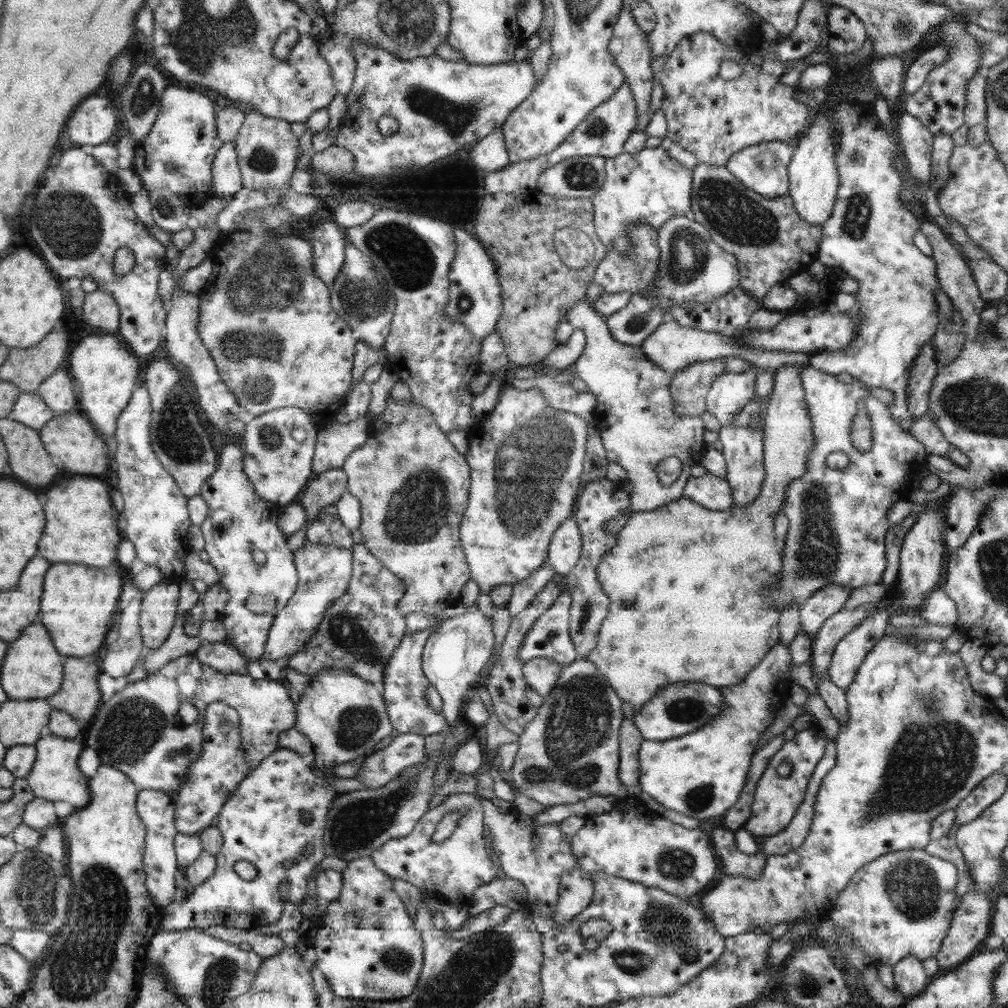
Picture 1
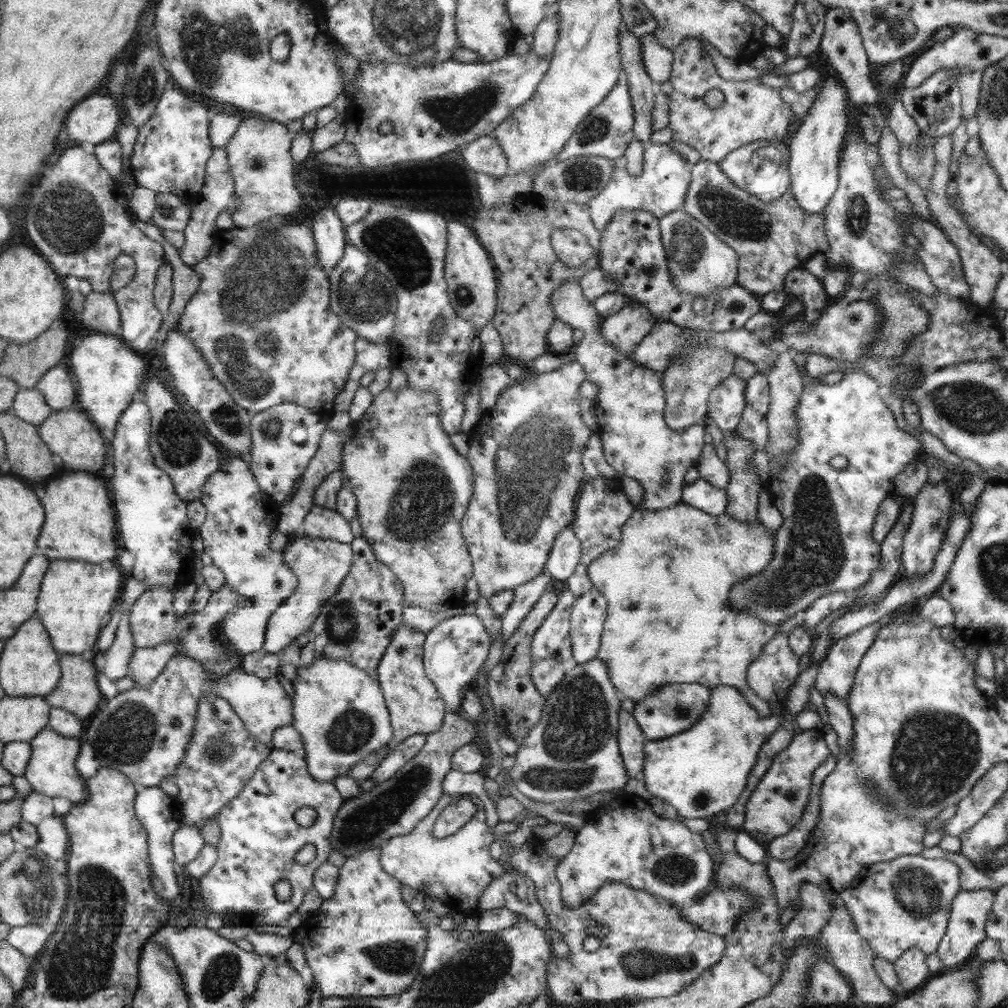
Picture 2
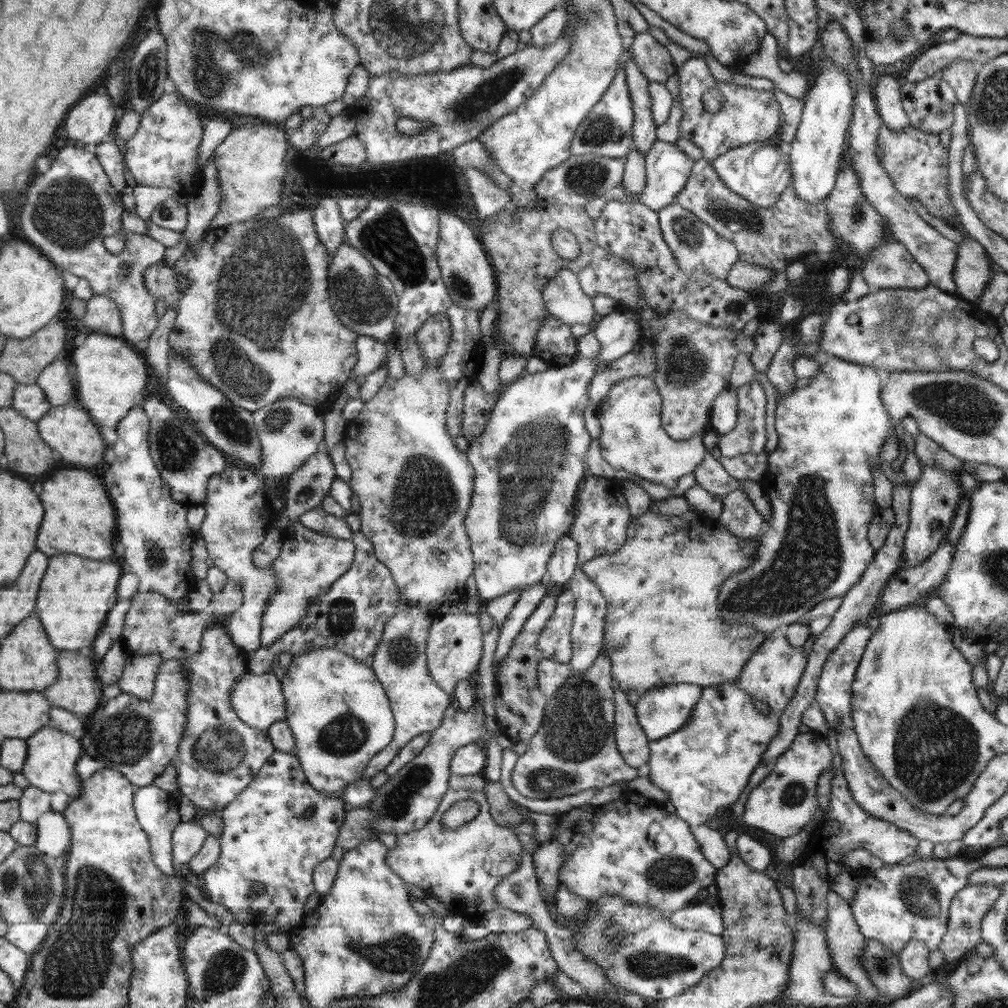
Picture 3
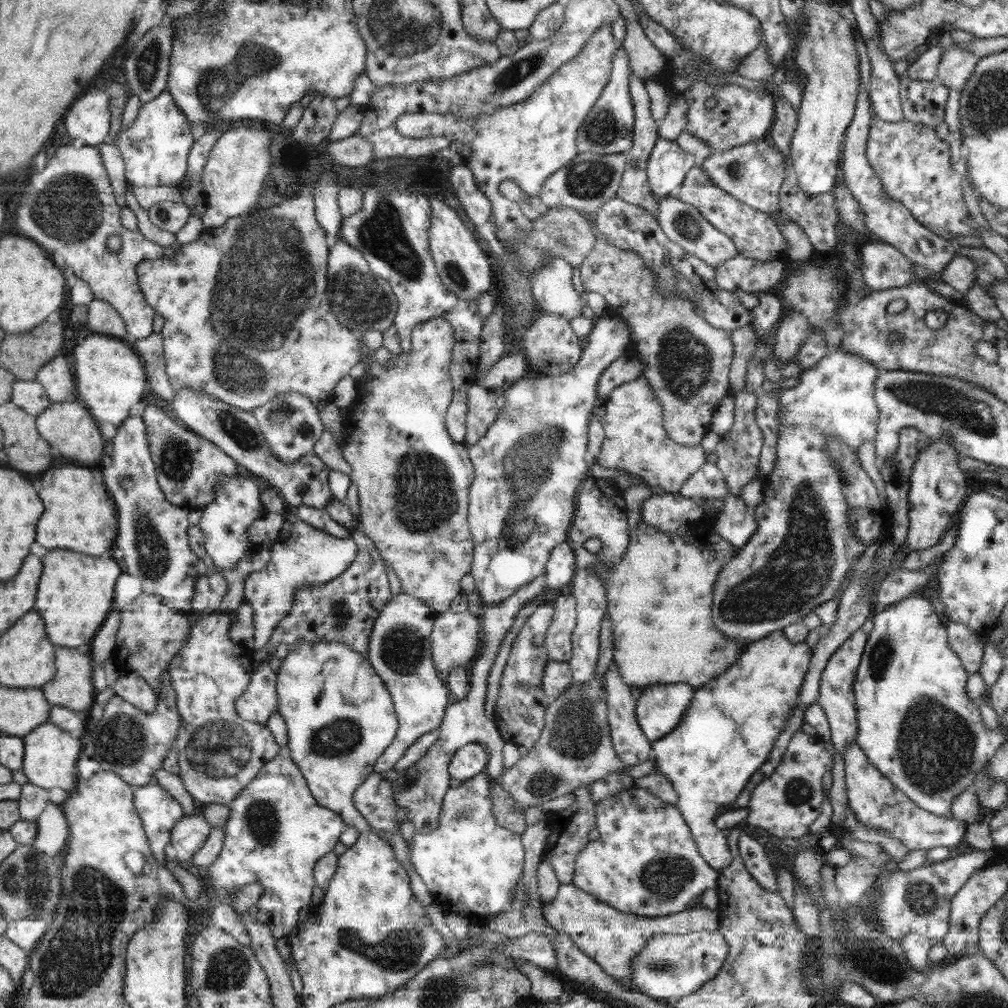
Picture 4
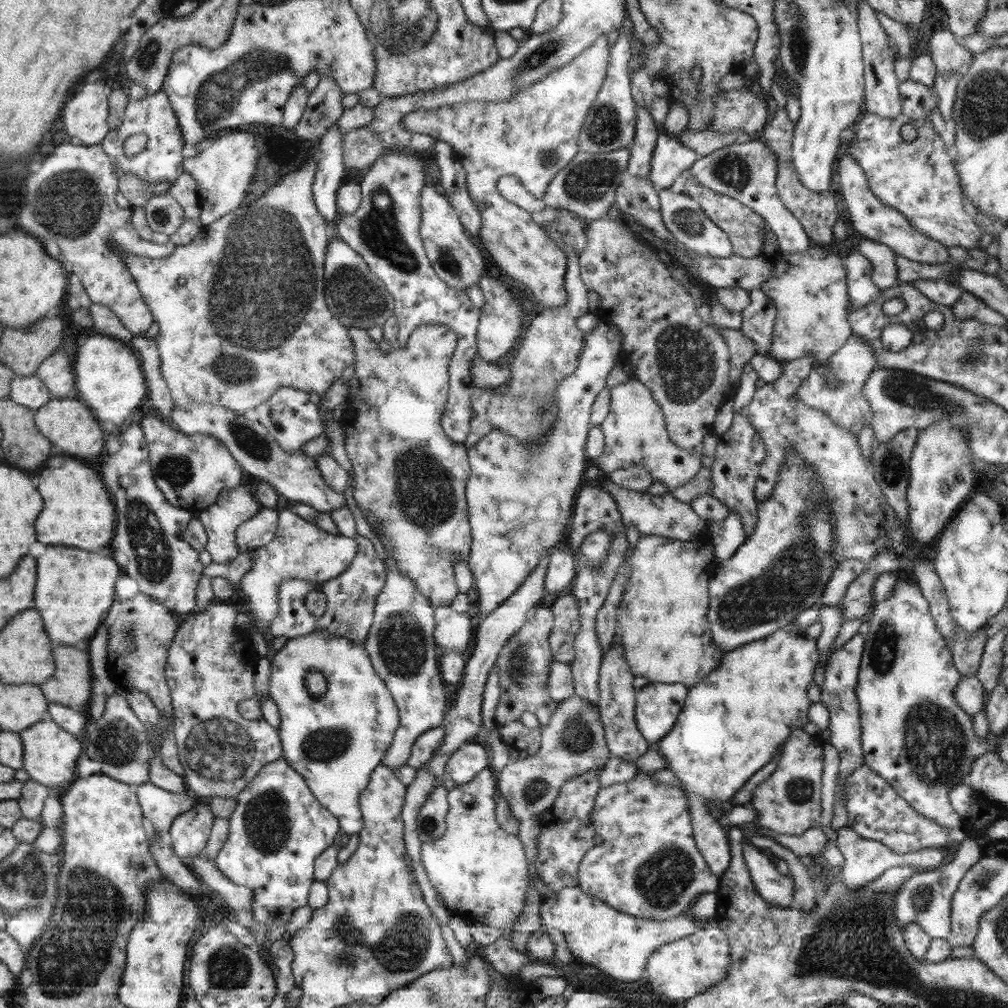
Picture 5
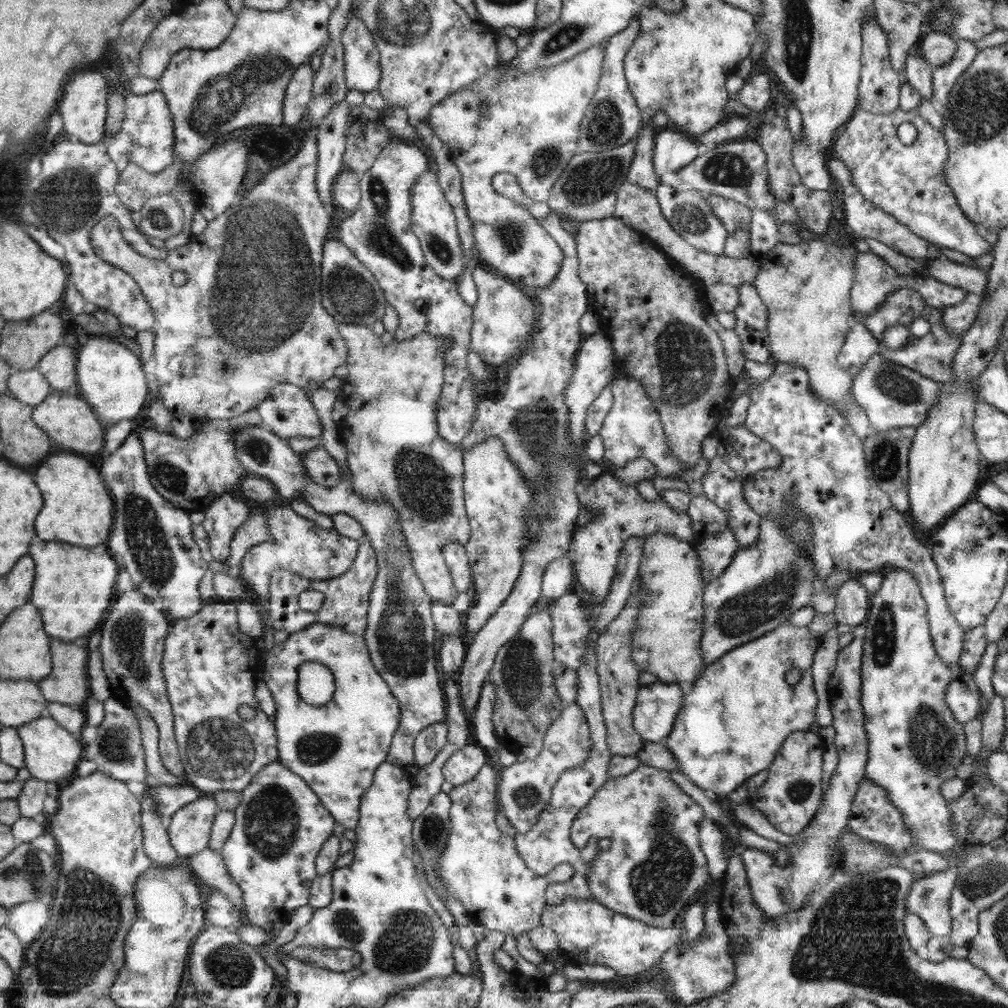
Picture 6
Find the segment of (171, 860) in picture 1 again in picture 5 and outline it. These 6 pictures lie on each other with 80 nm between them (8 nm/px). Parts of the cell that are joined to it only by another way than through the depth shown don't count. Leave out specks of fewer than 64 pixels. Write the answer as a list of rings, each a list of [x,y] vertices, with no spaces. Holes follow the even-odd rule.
[[[150,782],[140,785],[136,796],[142,816],[153,827],[154,840],[168,832],[180,814],[194,807],[194,800],[188,794],[172,794]]]

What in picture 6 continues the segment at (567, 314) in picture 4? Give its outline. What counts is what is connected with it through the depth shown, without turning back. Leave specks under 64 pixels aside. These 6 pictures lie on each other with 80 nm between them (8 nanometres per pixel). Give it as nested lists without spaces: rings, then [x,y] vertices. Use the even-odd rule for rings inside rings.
[[[591,46],[567,61],[525,75],[517,74],[516,69],[508,69],[501,75],[496,65],[469,87],[444,98],[429,112],[427,123],[434,134],[449,147],[452,162],[461,172],[464,202],[473,224],[476,257],[485,267],[520,285],[547,287],[559,273],[564,255],[558,243],[544,230],[525,204],[497,191],[496,179],[501,172],[514,174],[527,196],[536,202],[547,202],[556,179],[564,172],[572,156],[581,152],[578,146],[580,124],[590,100],[596,94],[604,55],[605,48]],[[481,104],[486,105],[484,116],[478,114]]]

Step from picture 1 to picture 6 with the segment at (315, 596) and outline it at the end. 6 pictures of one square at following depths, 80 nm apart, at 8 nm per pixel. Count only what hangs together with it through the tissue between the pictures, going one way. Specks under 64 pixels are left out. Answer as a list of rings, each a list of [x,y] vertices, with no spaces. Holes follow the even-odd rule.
[[[256,507],[255,511],[261,511],[267,516],[270,534],[274,541],[266,541],[251,546],[241,562],[240,578],[246,584],[248,590],[254,592],[257,604],[267,613],[269,597],[269,582],[272,572],[286,570],[296,576],[307,580],[325,580],[342,576],[352,566],[356,558],[359,543],[347,536],[342,536],[333,528],[322,528],[313,520],[296,514],[294,510],[286,507]]]

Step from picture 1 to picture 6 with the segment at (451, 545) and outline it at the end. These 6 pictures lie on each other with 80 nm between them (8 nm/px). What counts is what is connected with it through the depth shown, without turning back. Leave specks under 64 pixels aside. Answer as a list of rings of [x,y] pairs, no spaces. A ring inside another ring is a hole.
[[[340,324],[338,333],[348,347],[348,376],[342,379],[341,398],[348,405],[345,420],[347,463],[351,470],[353,489],[373,501],[390,503],[399,516],[402,532],[413,562],[414,572],[432,601],[452,605],[459,595],[450,570],[445,563],[444,546],[448,543],[465,545],[470,538],[468,515],[463,491],[462,446],[448,443],[438,433],[437,408],[444,382],[443,352],[452,337],[434,337],[420,333],[410,340],[383,344],[371,327]]]

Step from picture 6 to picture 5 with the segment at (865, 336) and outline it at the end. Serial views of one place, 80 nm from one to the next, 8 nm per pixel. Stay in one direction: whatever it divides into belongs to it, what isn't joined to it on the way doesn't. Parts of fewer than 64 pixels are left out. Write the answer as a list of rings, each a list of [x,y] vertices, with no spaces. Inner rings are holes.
[[[852,334],[848,341],[830,356],[830,361],[818,365],[816,369],[811,369],[808,379],[801,384],[801,389],[797,392],[797,399],[805,405],[822,410],[831,419],[842,425],[844,430],[852,432],[858,438],[864,425],[872,428],[873,412],[870,403],[861,393],[861,388],[877,366],[876,356],[877,354],[873,353],[870,345],[862,342],[856,334]],[[826,376],[836,376],[839,382],[835,386],[831,386],[827,382]]]

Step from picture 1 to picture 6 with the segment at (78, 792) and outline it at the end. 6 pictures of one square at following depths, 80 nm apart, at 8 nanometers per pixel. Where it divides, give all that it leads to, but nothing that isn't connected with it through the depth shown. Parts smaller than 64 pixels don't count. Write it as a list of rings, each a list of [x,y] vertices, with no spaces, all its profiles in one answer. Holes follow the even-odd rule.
[[[52,716],[35,718],[18,727],[17,733],[23,742],[25,767],[32,774],[32,778],[55,785],[61,776],[65,776],[67,781],[73,777],[78,761],[84,756],[84,746]]]

